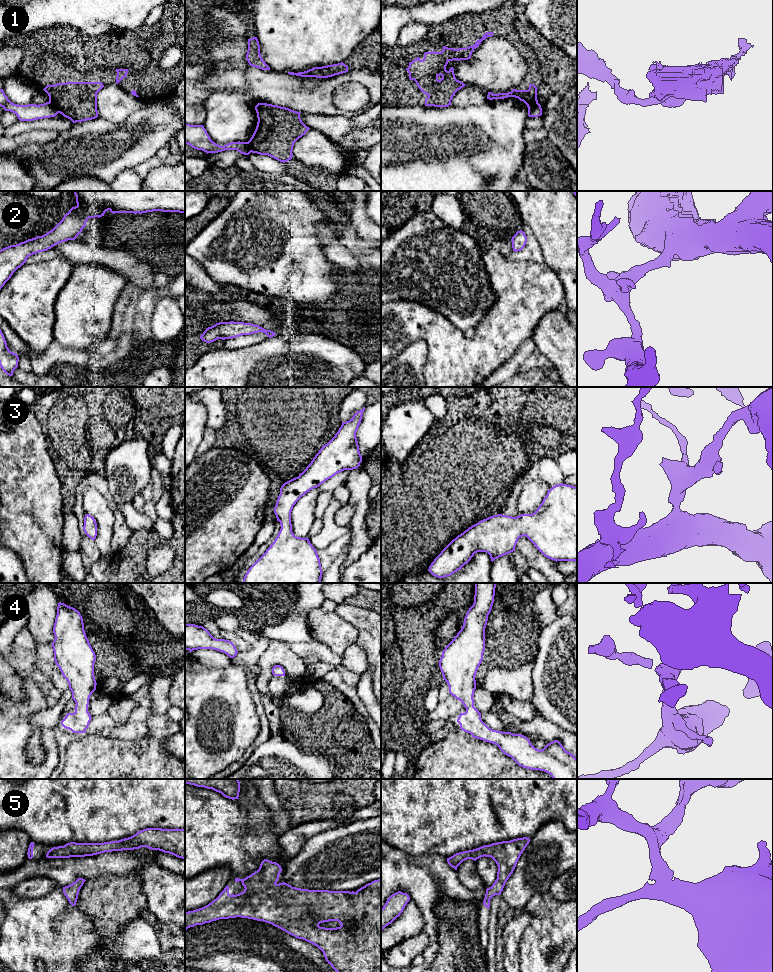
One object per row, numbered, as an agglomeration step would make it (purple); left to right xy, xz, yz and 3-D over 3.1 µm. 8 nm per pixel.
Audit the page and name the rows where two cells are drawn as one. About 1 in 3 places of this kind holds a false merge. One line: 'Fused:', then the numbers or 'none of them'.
Fused: 1

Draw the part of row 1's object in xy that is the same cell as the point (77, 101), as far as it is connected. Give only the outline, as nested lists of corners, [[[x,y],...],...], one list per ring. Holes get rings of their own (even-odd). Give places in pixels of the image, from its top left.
[[[66,82],[47,85],[43,90],[58,113],[76,123],[98,117],[97,93],[103,87],[101,82]]]

